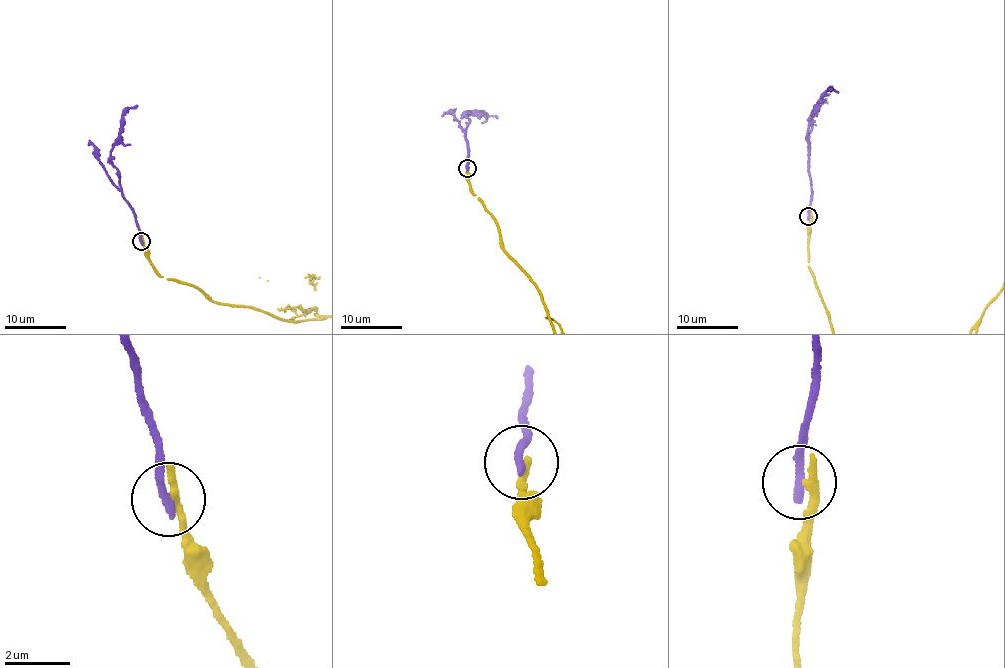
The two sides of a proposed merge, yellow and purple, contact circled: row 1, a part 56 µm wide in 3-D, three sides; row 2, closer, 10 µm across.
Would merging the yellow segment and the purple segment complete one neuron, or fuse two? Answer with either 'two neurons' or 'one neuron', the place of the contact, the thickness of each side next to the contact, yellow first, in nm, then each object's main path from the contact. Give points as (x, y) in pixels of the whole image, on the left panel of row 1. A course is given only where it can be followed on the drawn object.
two neurons | (141, 241) | 320/280 nm | purple via (141, 241), (135, 214), (122, 193), (119, 173), (112, 163), (111, 154), (122, 114), (137, 105)

